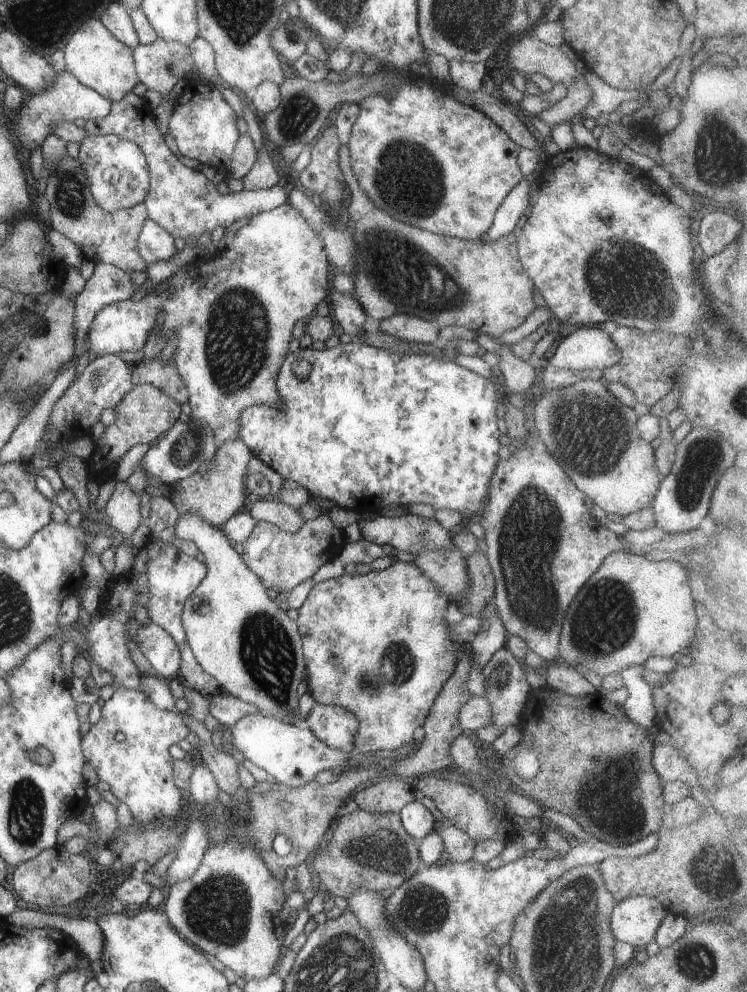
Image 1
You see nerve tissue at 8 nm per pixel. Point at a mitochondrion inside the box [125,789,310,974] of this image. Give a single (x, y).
(216, 910)

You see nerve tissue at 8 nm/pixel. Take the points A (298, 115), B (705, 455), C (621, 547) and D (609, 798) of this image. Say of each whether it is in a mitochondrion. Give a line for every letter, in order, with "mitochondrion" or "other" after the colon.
A: mitochondrion
B: mitochondrion
C: other
D: mitochondrion

